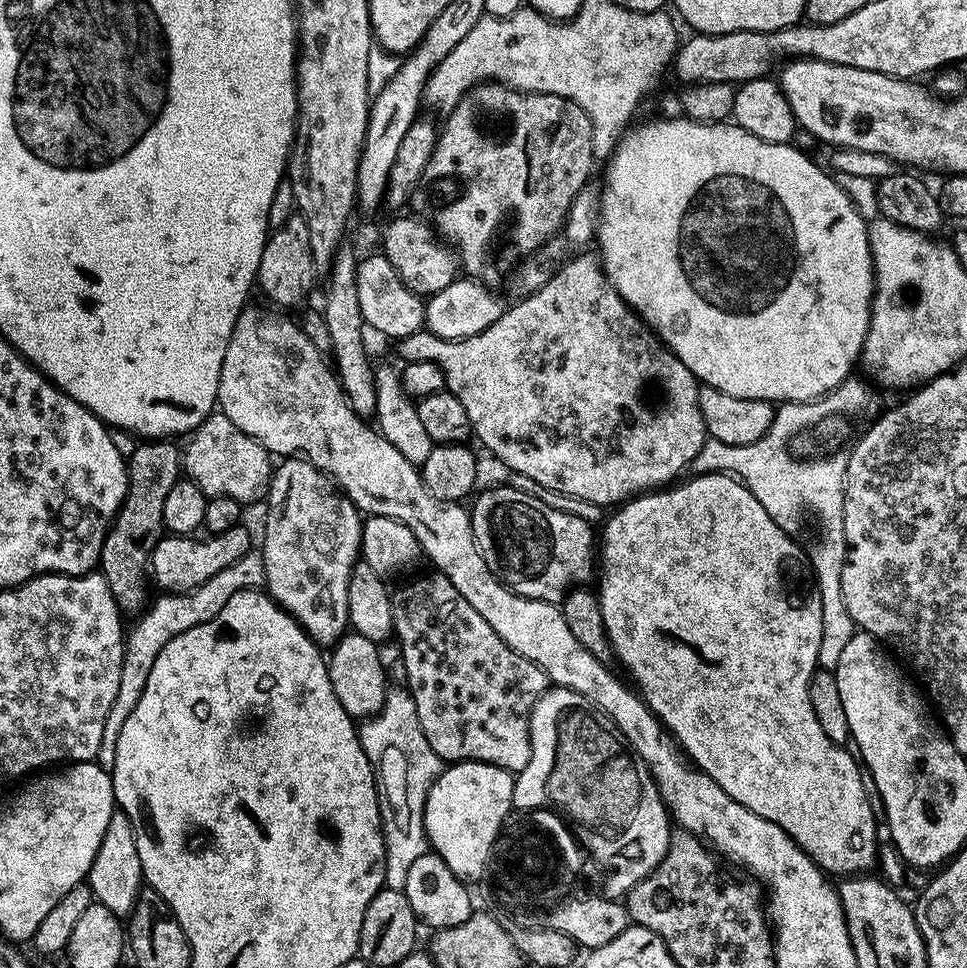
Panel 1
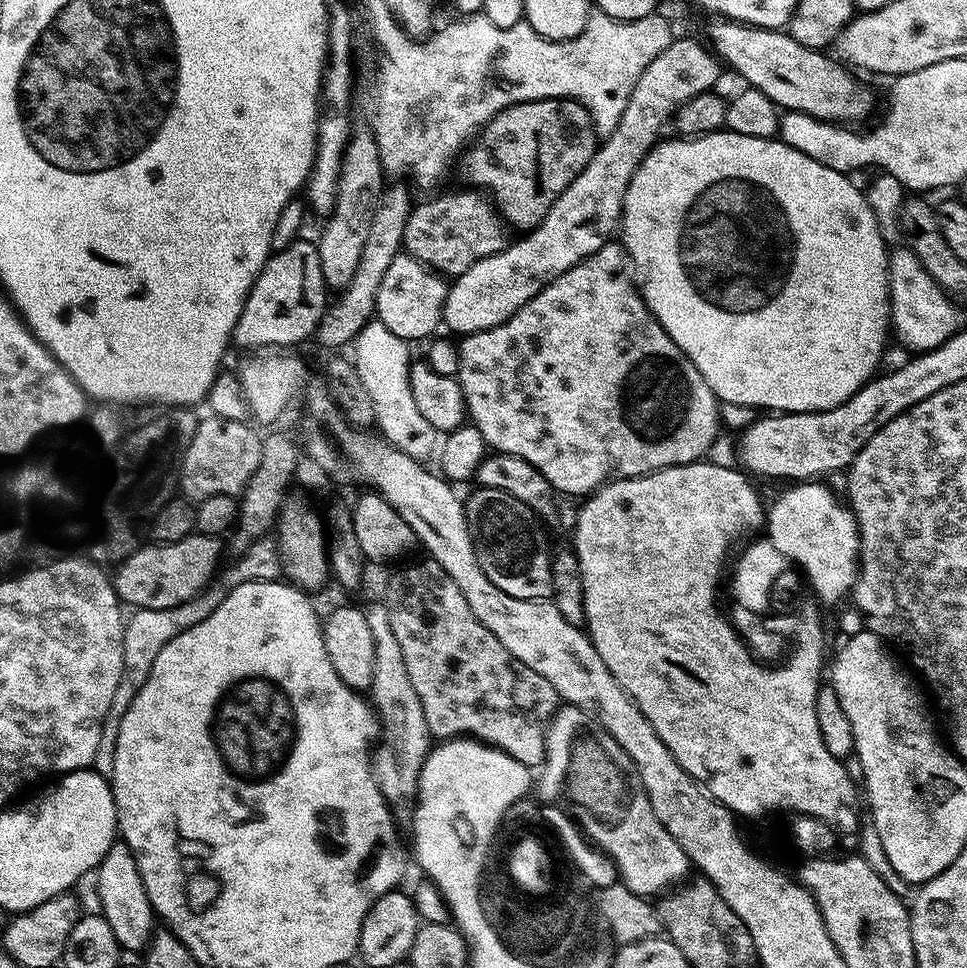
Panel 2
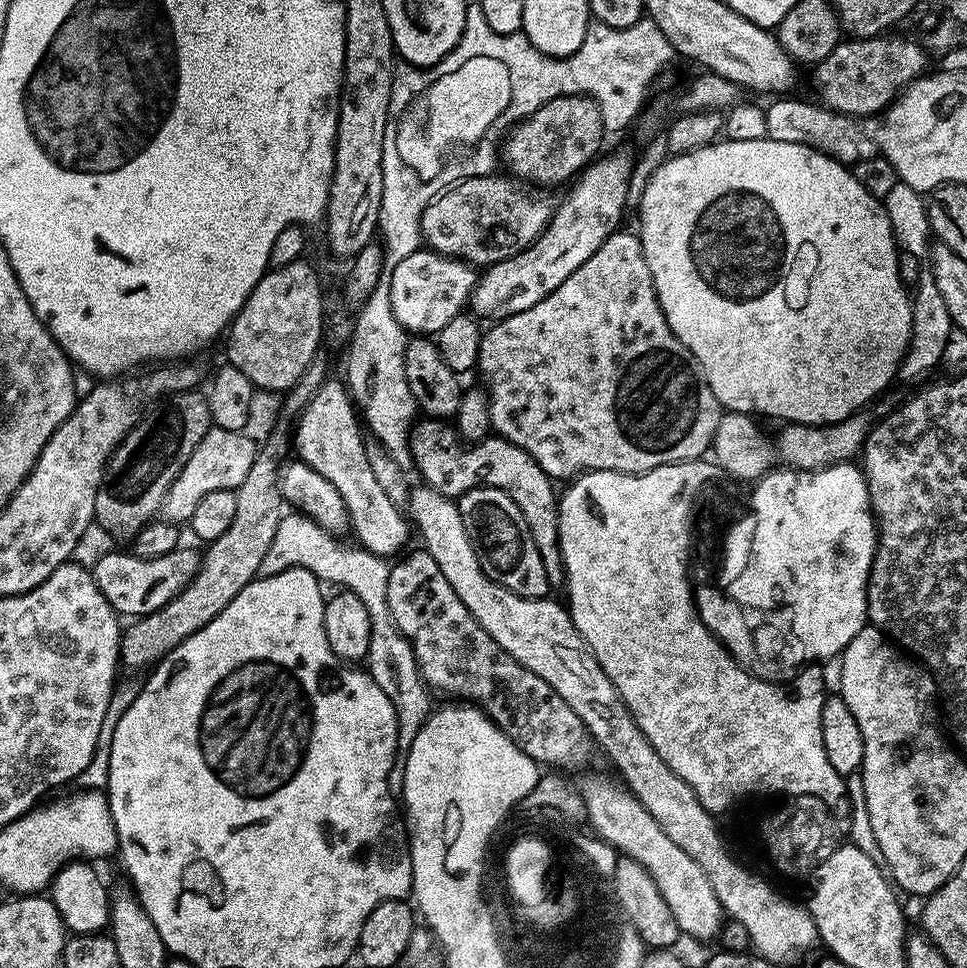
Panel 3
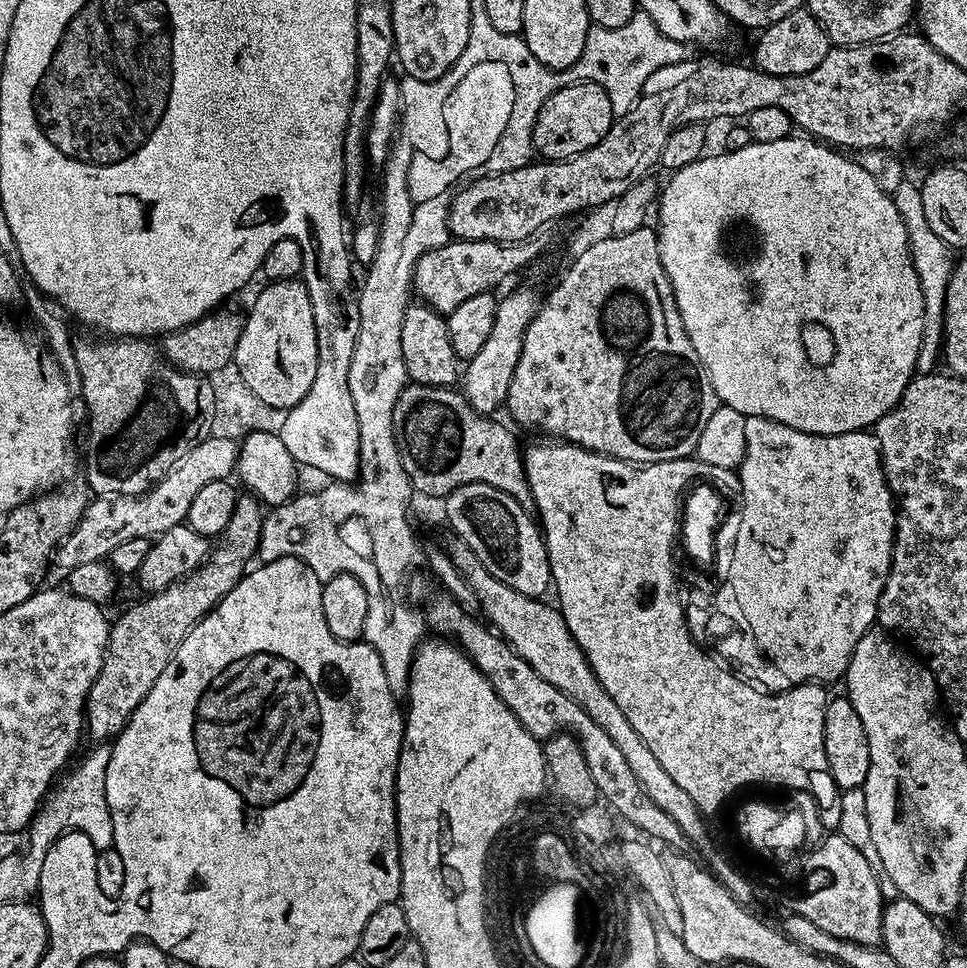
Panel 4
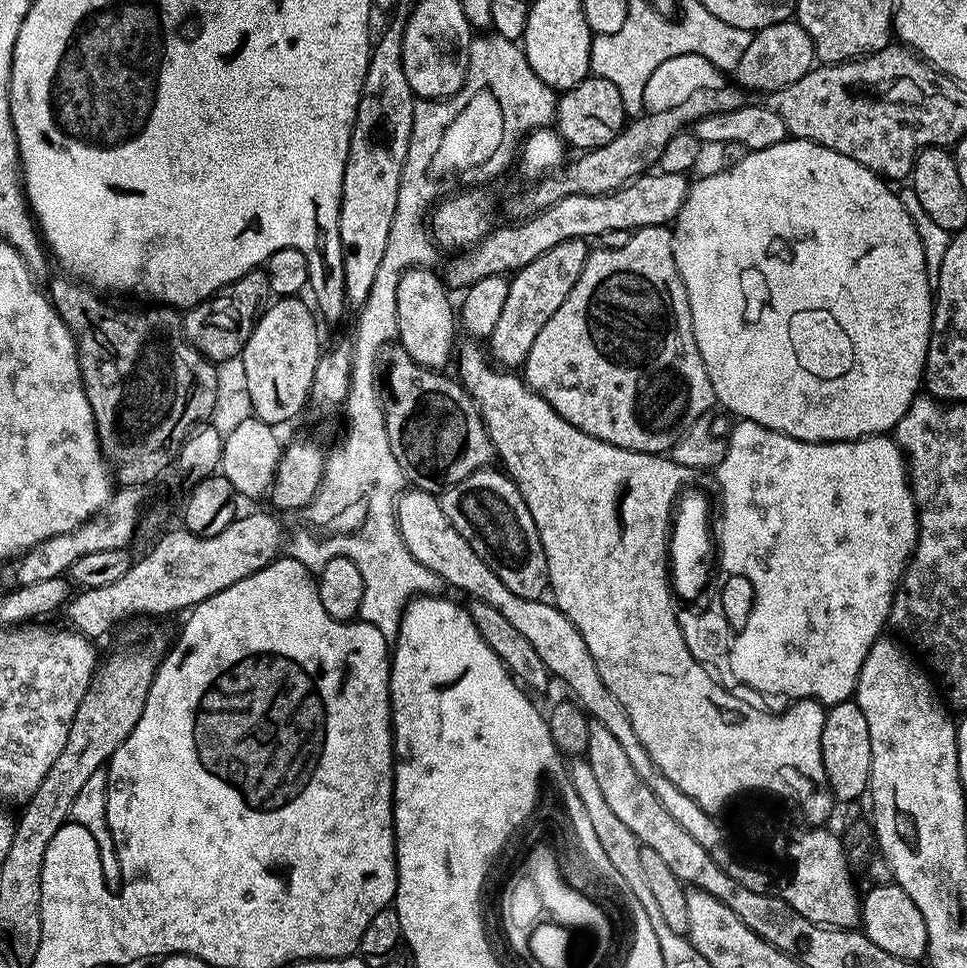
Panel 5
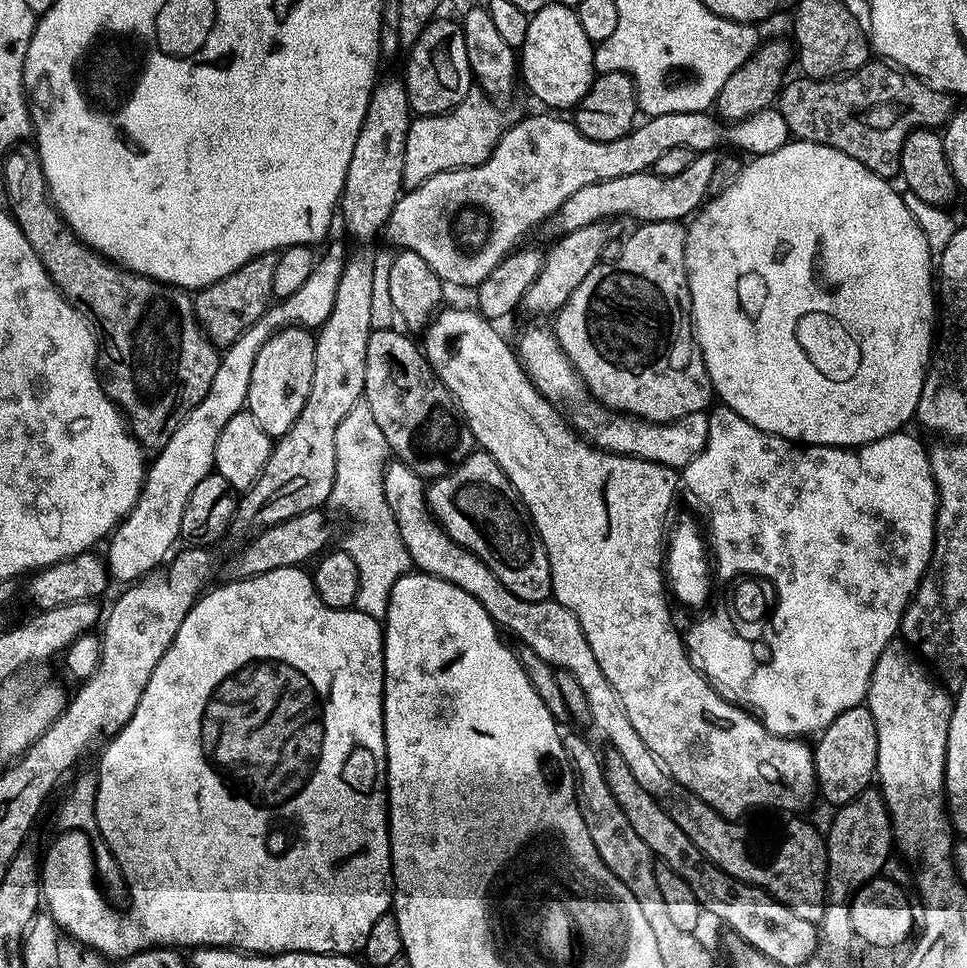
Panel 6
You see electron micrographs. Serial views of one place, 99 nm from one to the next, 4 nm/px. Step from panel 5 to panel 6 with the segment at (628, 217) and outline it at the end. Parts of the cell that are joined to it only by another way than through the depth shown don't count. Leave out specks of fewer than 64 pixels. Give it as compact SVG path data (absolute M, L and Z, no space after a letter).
M716 152L693 155L690 166L686 166L682 174L674 174L674 178L662 178L657 172L649 170L606 178L602 182L590 182L590 186L574 190L574 194L562 202L556 215L551 217L550 224L557 228L557 233L563 234L582 230L582 226L590 226L590 222L625 218L624 216L629 216L635 222L650 224L667 220L687 221L705 203L717 159Z

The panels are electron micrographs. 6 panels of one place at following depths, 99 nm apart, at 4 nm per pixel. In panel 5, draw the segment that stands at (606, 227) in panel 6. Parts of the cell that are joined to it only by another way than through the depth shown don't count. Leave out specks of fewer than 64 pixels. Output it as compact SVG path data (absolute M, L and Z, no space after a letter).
M567 240L554 246L554 250L546 250L542 258L534 258L530 266L522 266L508 282L506 303L502 306L502 314L494 326L492 335L487 337L486 348L491 359L505 370L516 370L530 354L530 346L534 346L534 338L542 331L542 326L550 322L554 310L566 302L566 294L574 290L574 282L582 274L582 266L586 266L590 244L588 240Z

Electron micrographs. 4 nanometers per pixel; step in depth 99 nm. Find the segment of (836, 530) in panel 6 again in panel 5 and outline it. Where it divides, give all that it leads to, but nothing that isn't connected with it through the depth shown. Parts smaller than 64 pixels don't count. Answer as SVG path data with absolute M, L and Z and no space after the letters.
M753 420L735 421L736 425L732 428L732 433L727 433L726 443L724 445L724 457L722 462L714 469L716 484L720 487L720 500L724 503L724 509L720 512L720 546L718 542L718 564L728 564L732 572L744 572L744 576L752 576L750 582L752 610L748 613L746 630L744 630L744 640L736 644L736 672L748 680L748 687L756 684L756 692L759 688L768 688L768 692L788 692L788 701L795 702L798 700L816 700L819 704L831 706L842 702L843 700L853 699L858 682L858 674L862 670L862 662L866 662L866 654L870 654L870 646L874 646L876 640L881 639L880 632L889 623L892 614L892 603L900 586L900 581L904 579L904 571L908 568L908 561L912 559L912 552L916 549L916 503L912 497L912 485L908 478L908 466L904 458L904 452L900 449L895 439L891 435L881 434L879 436L864 436L860 440L825 440L823 444L818 442L806 442L798 438L790 438L781 432L770 430Z

